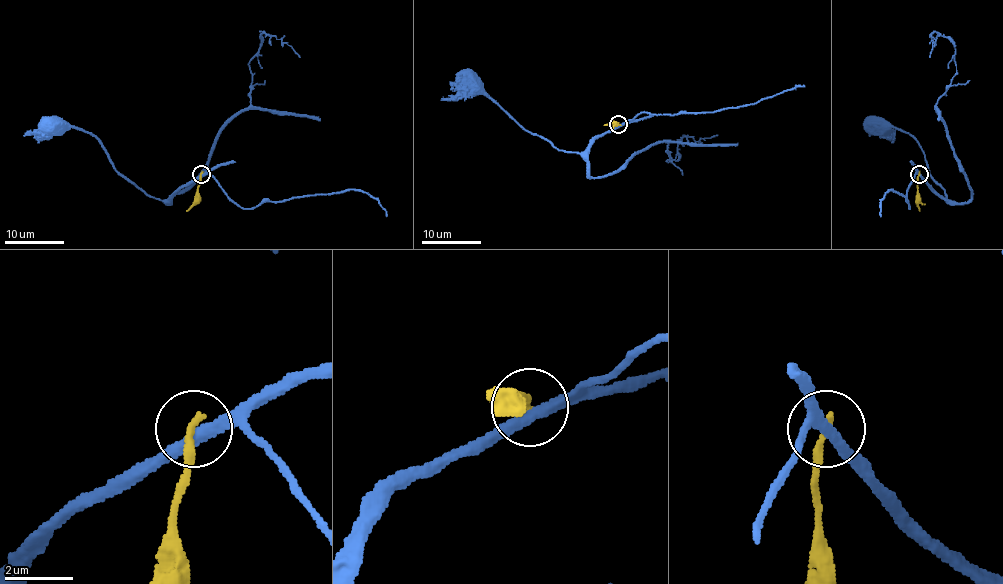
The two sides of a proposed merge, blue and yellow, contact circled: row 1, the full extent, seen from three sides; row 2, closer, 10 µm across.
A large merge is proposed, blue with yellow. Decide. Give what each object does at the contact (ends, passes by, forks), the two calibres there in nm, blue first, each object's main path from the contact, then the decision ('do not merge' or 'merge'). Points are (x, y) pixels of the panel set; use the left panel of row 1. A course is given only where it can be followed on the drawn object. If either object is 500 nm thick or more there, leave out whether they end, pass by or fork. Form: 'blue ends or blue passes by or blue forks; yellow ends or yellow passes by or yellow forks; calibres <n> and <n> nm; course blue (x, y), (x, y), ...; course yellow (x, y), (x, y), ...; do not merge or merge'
blue passes by; yellow ends; calibres 320 and 260 nm; course blue (201, 174), (166, 199), (148, 196), (116, 170), (93, 135), (52, 121), (49, 124); course yellow (201, 174), (198, 199), (186, 211); do not merge

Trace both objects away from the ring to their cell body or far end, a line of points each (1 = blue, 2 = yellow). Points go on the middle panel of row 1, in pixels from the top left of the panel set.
1: (618, 125), (600, 134), (584, 151), (566, 152), (521, 127), (484, 94), (477, 94), (466, 82)
2: (618, 124), (603, 125)

